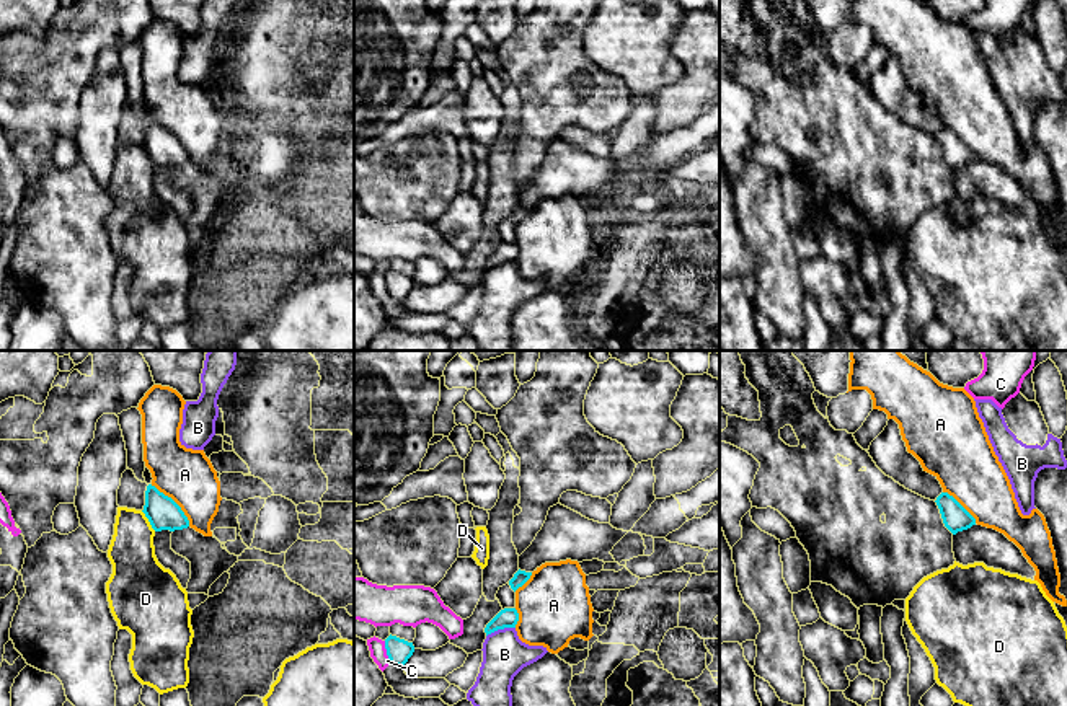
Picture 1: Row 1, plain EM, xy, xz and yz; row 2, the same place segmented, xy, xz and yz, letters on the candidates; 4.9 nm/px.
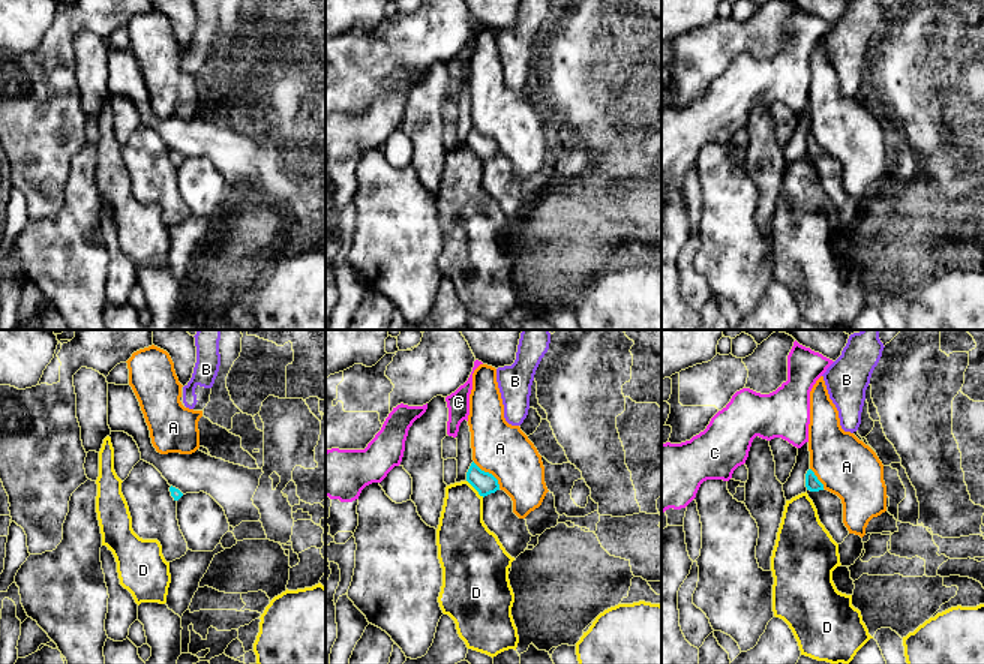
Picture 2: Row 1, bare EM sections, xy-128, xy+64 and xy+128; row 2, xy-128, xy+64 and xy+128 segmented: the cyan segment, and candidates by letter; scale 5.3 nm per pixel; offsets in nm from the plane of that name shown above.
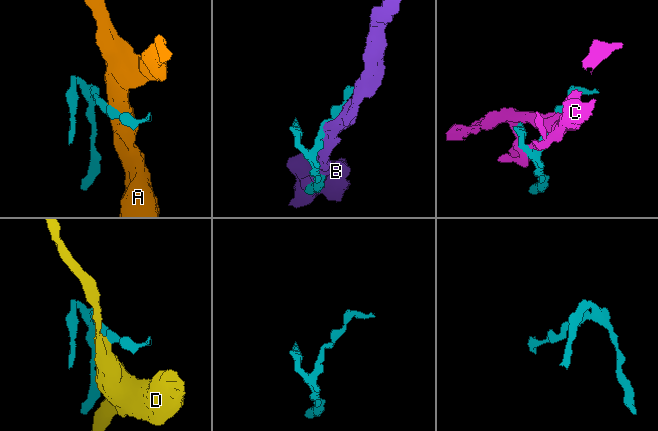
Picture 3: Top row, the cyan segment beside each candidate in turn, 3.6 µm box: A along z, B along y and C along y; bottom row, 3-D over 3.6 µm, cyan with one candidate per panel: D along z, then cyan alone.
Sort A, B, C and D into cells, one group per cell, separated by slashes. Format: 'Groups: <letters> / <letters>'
Groups: A / B / C / D

